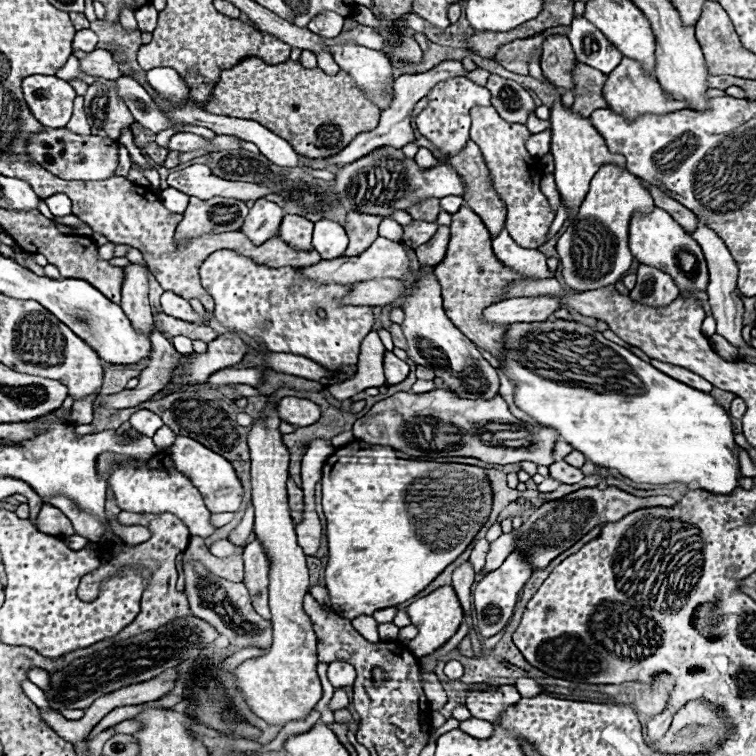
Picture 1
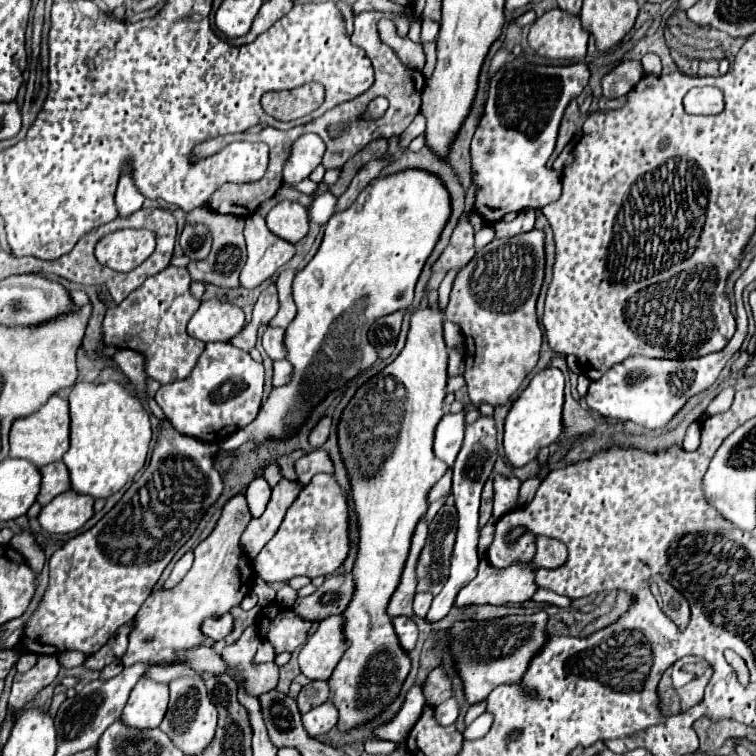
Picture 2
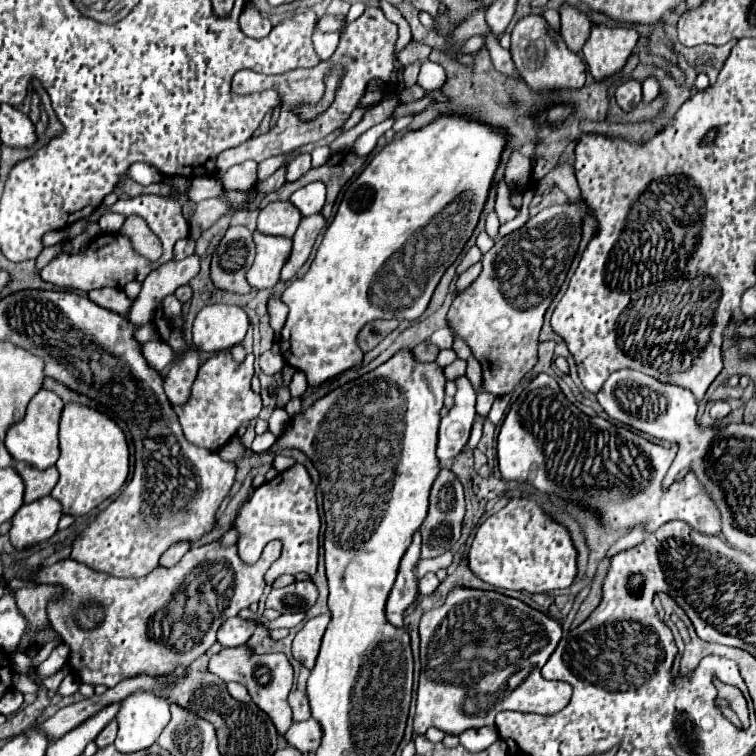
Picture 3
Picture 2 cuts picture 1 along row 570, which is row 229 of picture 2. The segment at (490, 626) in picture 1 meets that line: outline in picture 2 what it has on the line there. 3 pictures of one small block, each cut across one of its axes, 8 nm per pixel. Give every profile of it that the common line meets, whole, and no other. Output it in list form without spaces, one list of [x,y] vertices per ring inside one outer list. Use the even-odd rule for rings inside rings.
[[[512,60],[504,64],[490,78],[486,110],[472,138],[470,158],[472,158],[472,180],[476,186],[474,206],[476,212],[482,216],[482,220],[488,222],[490,228],[494,228],[496,238],[510,238],[516,234],[514,230],[502,230],[504,214],[522,212],[528,208],[541,209],[559,199],[562,192],[560,174],[546,168],[546,162],[554,150],[558,126],[568,102],[582,92],[588,80],[590,80],[590,70],[582,62],[570,66],[536,66],[526,60]]]

